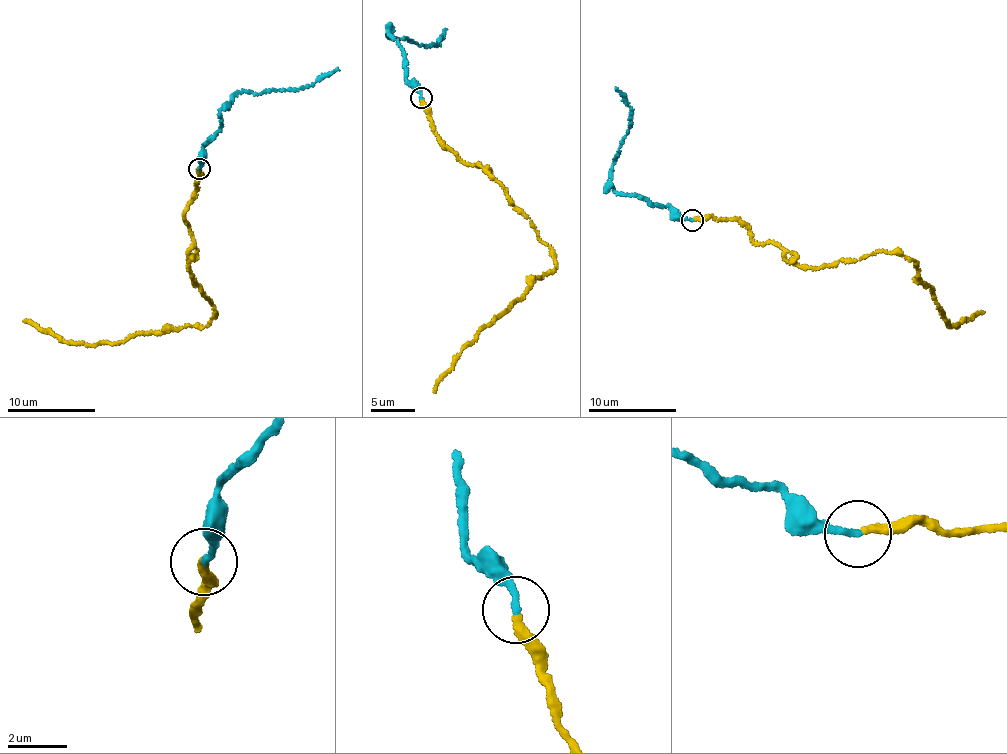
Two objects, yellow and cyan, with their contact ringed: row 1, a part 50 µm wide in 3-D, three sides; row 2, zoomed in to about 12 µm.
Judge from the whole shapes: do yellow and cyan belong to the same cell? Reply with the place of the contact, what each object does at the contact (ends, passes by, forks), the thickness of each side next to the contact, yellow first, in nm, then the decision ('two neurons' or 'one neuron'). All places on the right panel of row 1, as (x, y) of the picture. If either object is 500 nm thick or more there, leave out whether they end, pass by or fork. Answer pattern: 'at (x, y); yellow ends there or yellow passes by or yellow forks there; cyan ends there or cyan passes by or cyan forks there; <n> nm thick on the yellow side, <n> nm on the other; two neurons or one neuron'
at (692, 220); yellow ends there; cyan ends there; 280 nm thick on the yellow side, 200 nm on the other; one neuron

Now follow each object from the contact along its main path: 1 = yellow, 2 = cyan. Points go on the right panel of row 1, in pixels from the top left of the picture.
1: (693, 220), (741, 222), (753, 239), (814, 267), (894, 253), (914, 261), (948, 324), (983, 313)
2: (692, 221), (666, 207), (613, 190), (614, 160), (632, 124), (630, 106), (617, 88)

